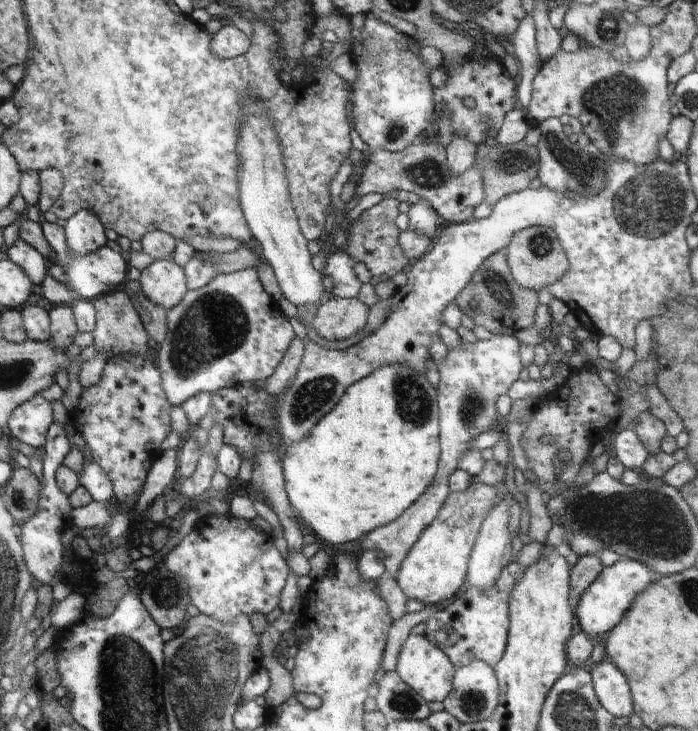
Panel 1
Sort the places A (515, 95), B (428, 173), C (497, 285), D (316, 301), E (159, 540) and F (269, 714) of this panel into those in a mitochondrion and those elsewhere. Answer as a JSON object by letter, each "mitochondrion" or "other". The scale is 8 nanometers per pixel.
{"A":"other","B":"mitochondrion","C":"mitochondrion","D":"other","E":"other","F":"other"}

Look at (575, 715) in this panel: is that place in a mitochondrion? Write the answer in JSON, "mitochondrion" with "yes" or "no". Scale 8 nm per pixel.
{"mitochondrion":"yes"}

